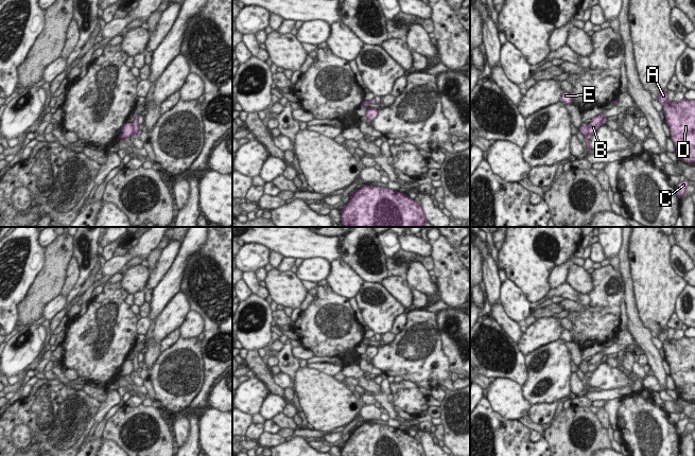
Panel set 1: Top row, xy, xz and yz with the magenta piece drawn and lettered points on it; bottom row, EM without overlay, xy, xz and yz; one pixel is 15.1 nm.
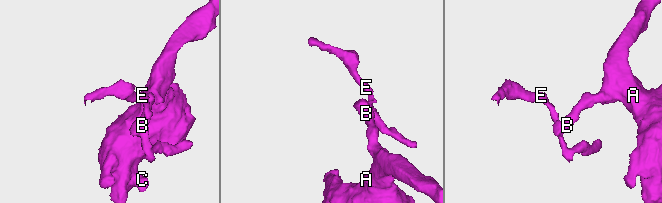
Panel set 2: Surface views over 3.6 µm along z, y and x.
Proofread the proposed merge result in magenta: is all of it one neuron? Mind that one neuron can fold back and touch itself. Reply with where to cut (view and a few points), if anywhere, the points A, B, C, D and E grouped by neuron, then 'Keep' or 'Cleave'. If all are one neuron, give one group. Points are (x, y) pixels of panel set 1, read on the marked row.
Split along xy (131, 123), (134, 133). Groups: A B C D / E. Cleave

